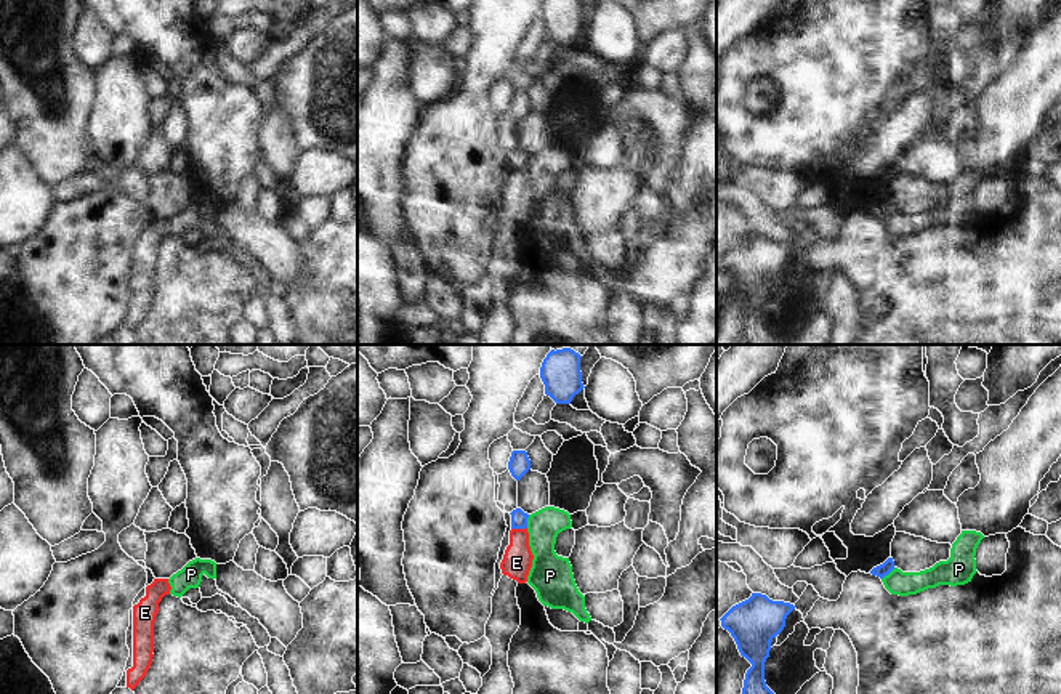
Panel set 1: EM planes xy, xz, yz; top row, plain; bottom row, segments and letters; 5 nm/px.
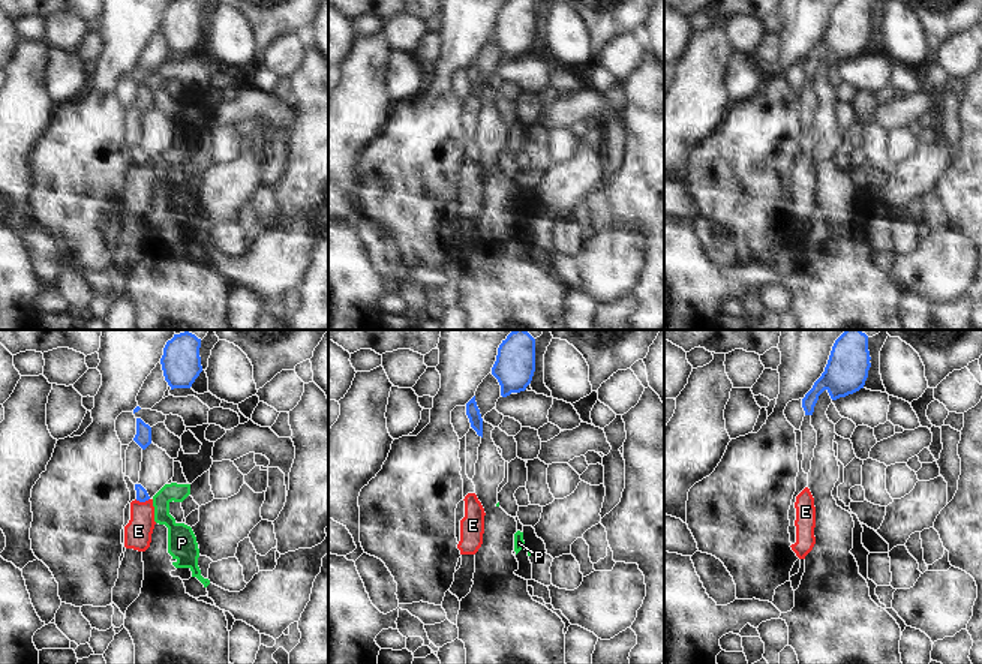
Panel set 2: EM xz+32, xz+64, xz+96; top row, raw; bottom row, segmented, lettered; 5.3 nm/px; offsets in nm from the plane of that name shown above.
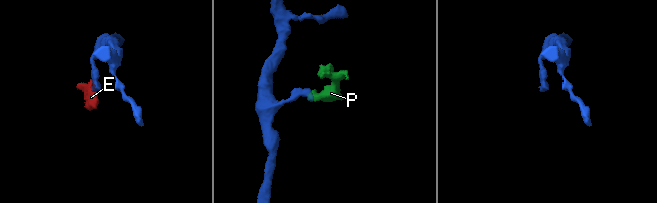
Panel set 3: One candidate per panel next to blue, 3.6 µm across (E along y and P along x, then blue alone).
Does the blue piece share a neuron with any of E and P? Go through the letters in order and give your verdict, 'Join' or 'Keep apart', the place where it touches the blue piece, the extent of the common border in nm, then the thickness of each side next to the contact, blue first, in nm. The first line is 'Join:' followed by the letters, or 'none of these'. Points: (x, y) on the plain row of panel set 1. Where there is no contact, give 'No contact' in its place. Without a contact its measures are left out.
Join: none of these
E: Keep apart. Touches blue at xz (518, 169). Shared border 80 nm. Thickness 80 nm (blue) against 150 nm
P: Keep apart. Touches blue at yz (888, 213). Shared border 90 nm. Thickness 70 nm (blue) against 120 nm

